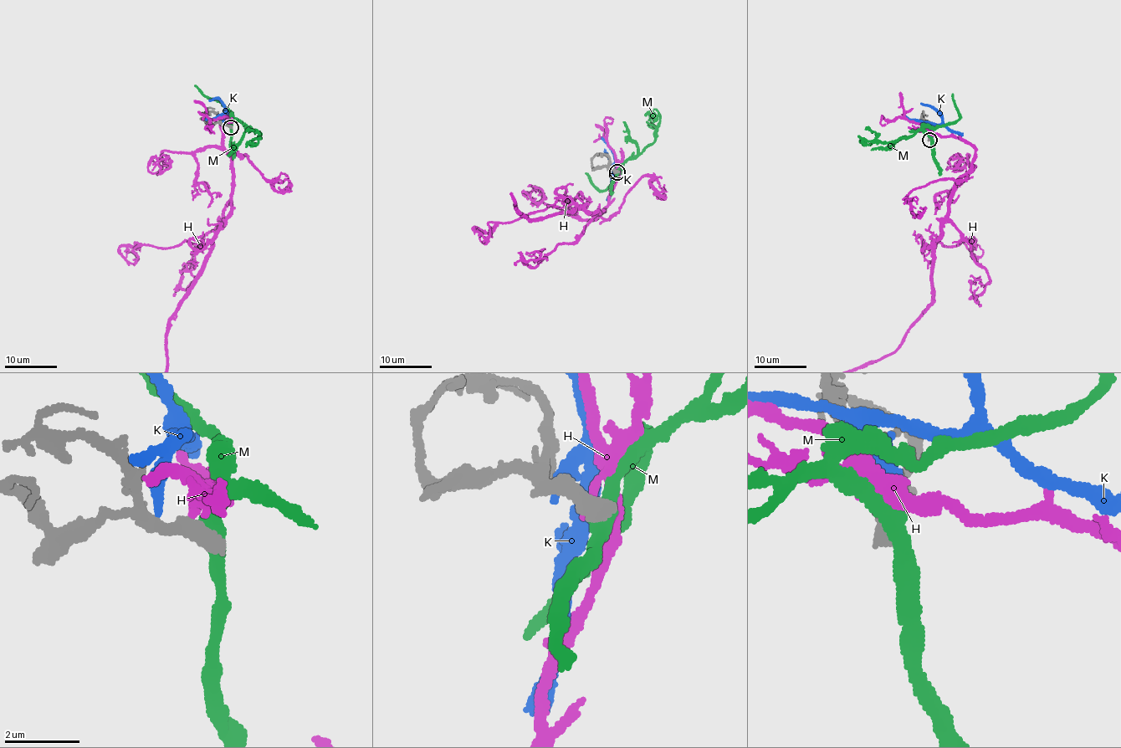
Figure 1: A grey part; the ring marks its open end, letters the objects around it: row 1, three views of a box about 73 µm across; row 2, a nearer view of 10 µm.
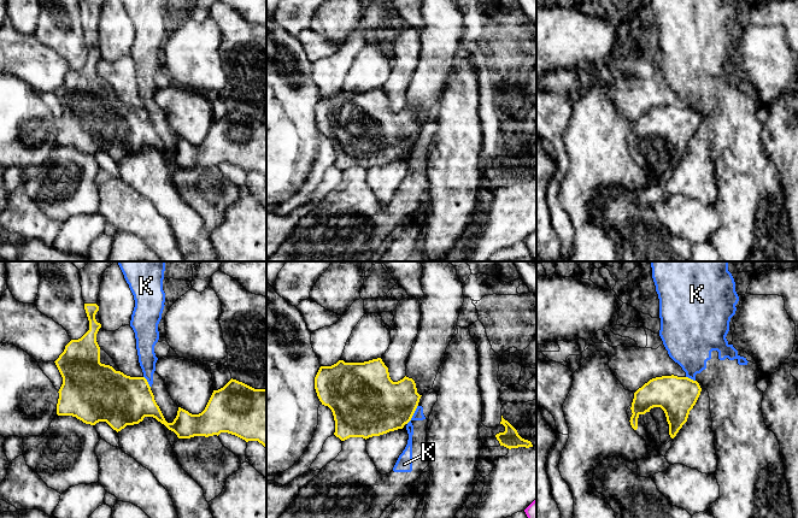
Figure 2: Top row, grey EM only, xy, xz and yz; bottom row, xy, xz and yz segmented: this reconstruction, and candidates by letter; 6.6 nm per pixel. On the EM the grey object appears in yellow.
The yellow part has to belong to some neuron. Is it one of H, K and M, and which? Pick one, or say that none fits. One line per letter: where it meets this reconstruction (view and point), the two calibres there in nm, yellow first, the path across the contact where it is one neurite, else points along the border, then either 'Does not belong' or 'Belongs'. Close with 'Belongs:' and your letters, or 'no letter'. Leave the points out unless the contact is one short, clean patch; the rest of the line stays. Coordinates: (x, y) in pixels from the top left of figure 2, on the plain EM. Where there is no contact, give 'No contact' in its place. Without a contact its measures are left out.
H: No contact. Does not belong
K: Touches yellow at xz (412, 145). Thickness 400 nm (yellow) against 70 nm. Boundary: xz (417, 135), (412, 147), (406, 153). Does not belong
M: No contact. Does not belong
Belongs: no letter

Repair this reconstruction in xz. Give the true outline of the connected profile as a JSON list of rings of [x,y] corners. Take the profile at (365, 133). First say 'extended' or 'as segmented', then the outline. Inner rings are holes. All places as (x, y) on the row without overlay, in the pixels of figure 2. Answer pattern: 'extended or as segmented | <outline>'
as segmented | [[[381,88],[364,93],[339,90],[331,96],[321,96],[315,107],[315,119],[322,135],[331,140],[335,151],[334,165],[341,171],[350,167],[366,170],[403,159],[411,151],[422,126],[412,108],[405,106],[393,112]]]

